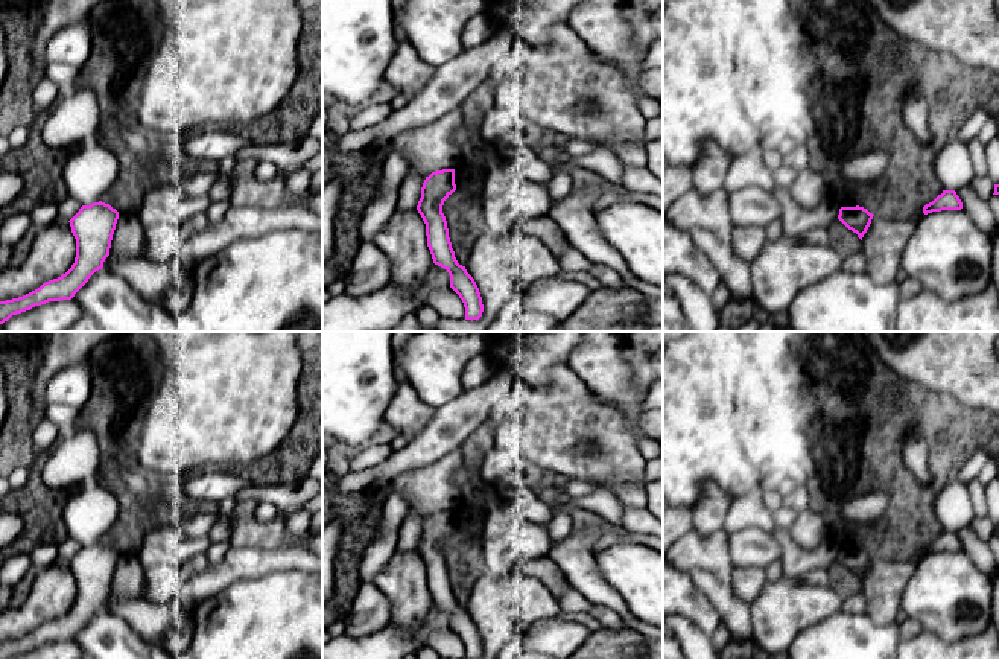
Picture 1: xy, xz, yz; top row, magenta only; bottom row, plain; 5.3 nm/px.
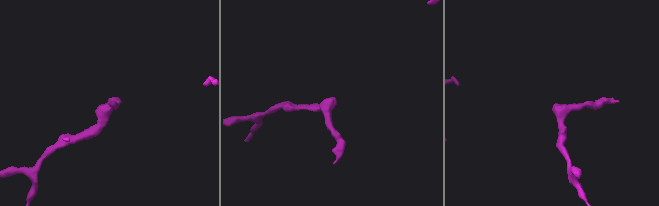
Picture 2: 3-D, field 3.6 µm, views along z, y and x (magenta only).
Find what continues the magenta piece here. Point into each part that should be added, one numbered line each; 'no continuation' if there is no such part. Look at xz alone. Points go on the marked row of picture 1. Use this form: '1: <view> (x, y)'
no continuation

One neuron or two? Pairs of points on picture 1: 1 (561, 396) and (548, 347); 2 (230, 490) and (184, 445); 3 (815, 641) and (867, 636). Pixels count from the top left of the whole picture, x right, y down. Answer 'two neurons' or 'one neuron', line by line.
1: two neurons
2: two neurons
3: one neuron

